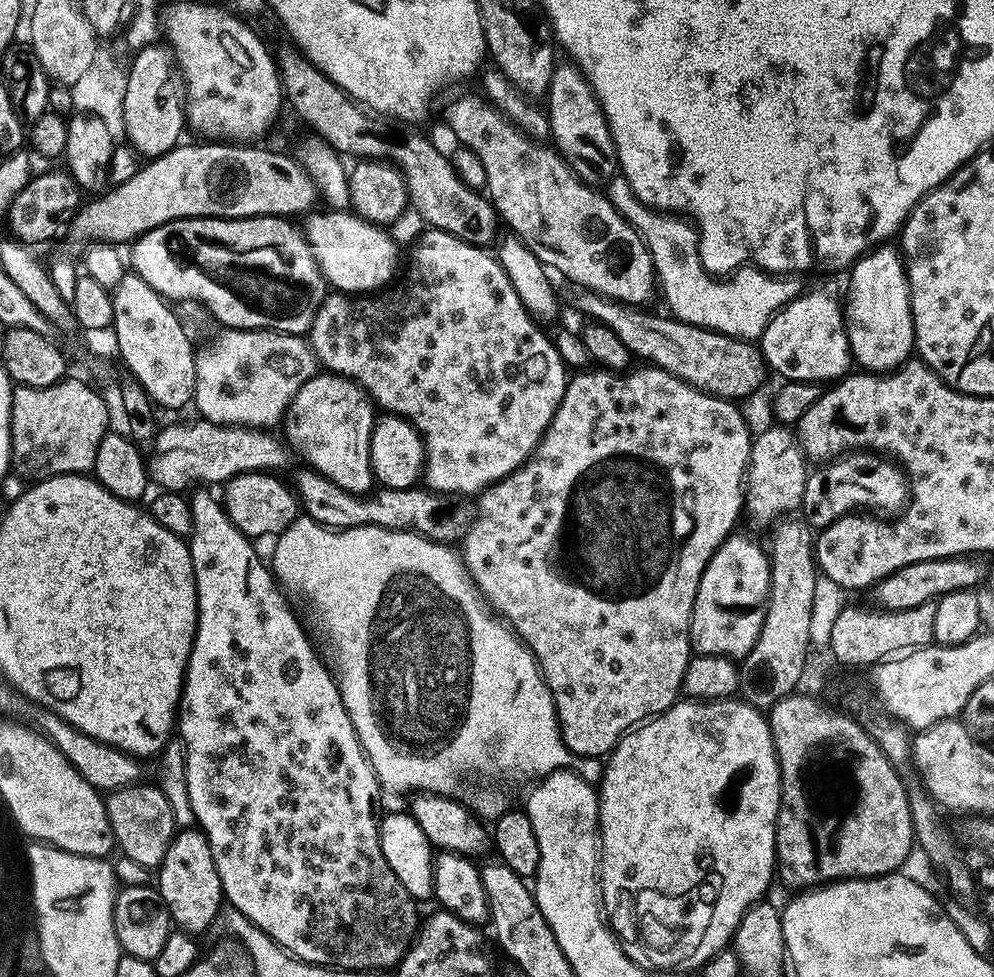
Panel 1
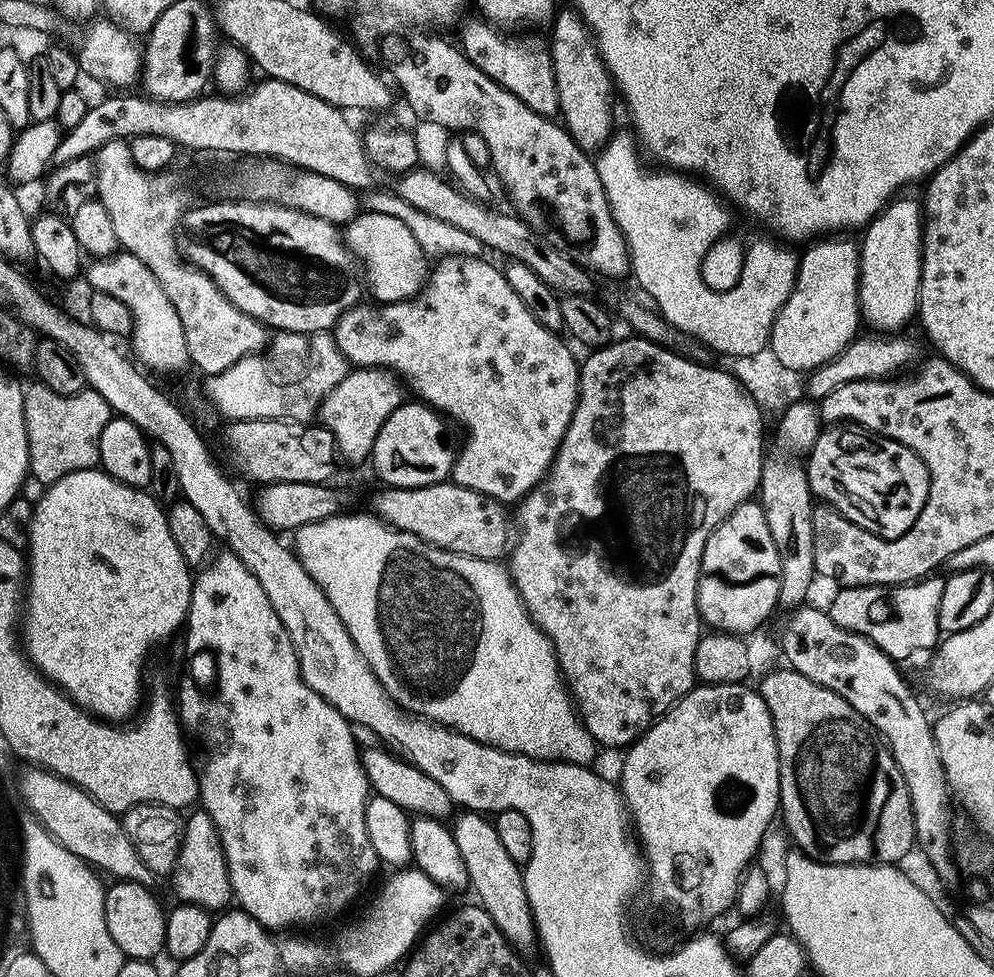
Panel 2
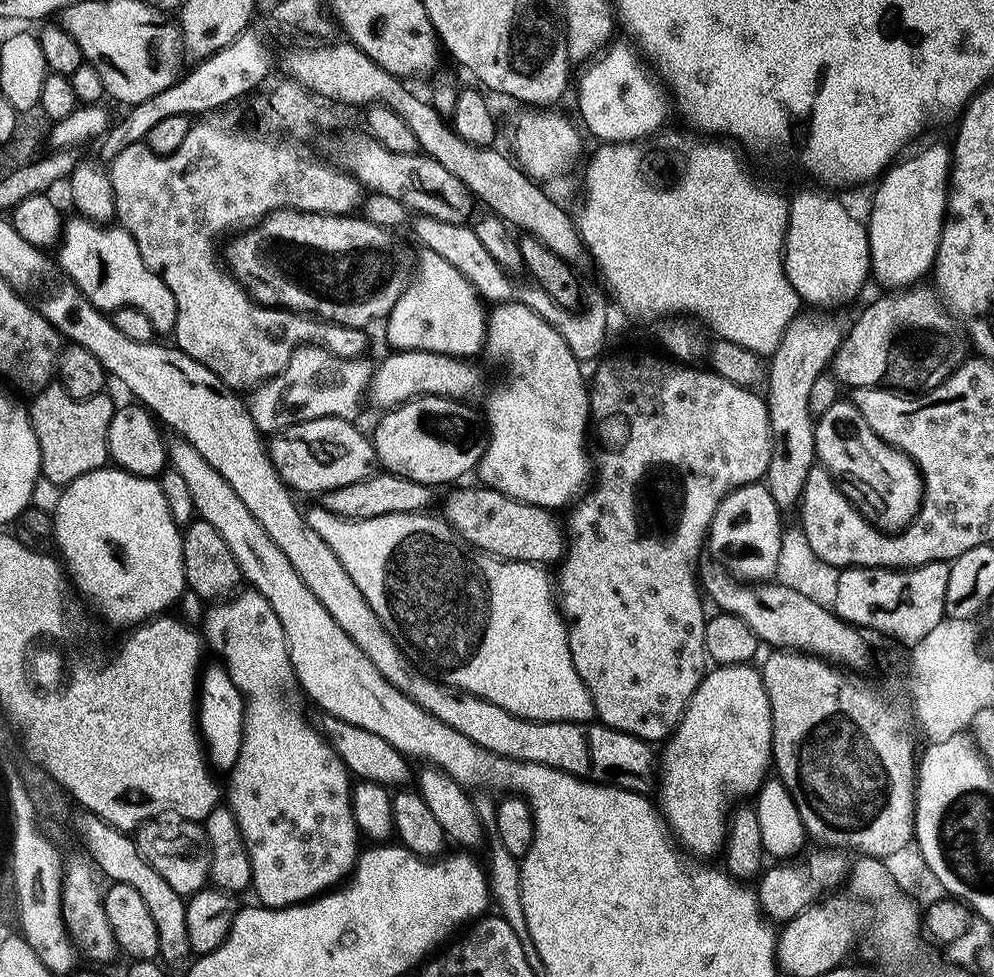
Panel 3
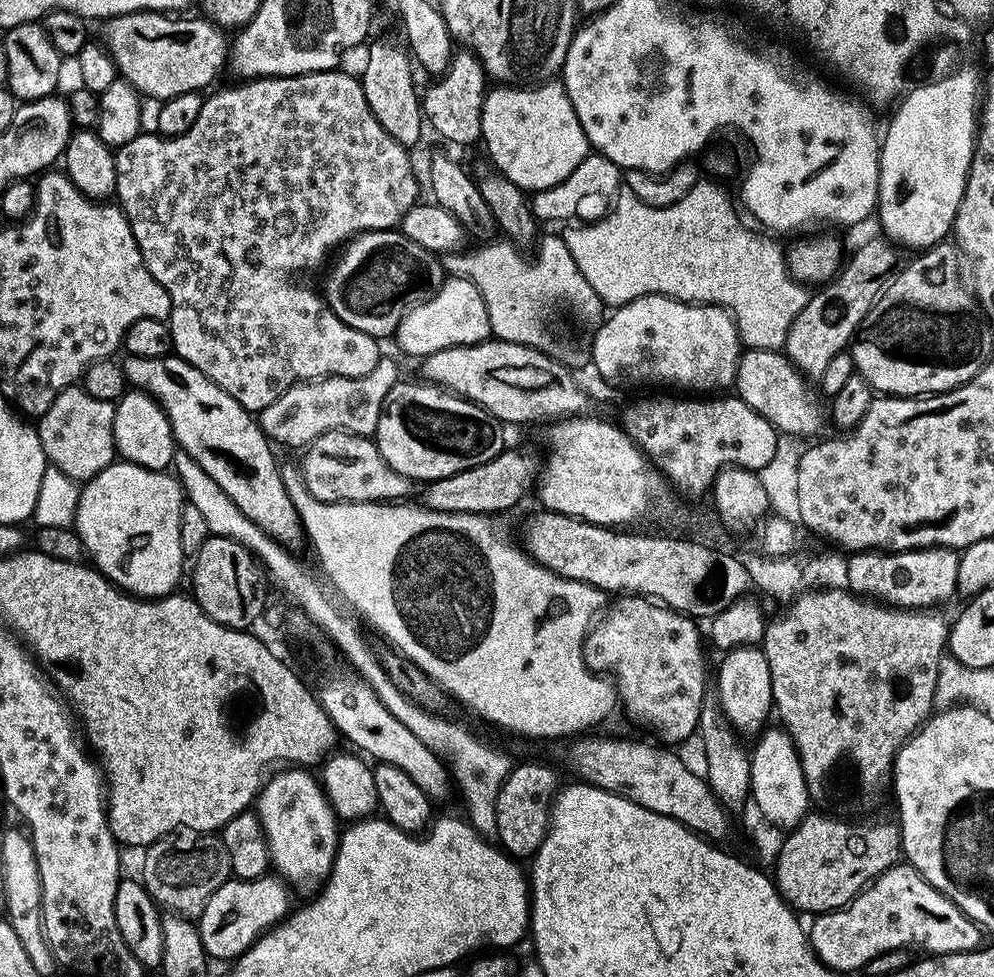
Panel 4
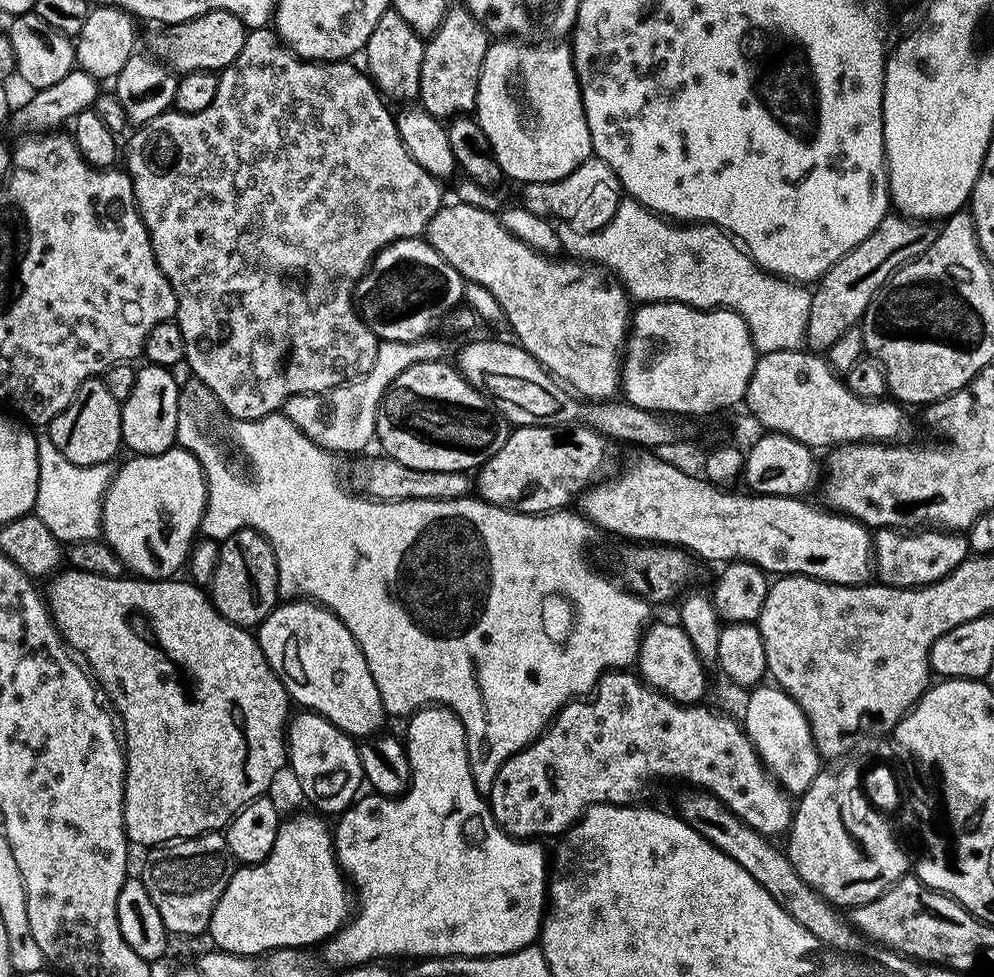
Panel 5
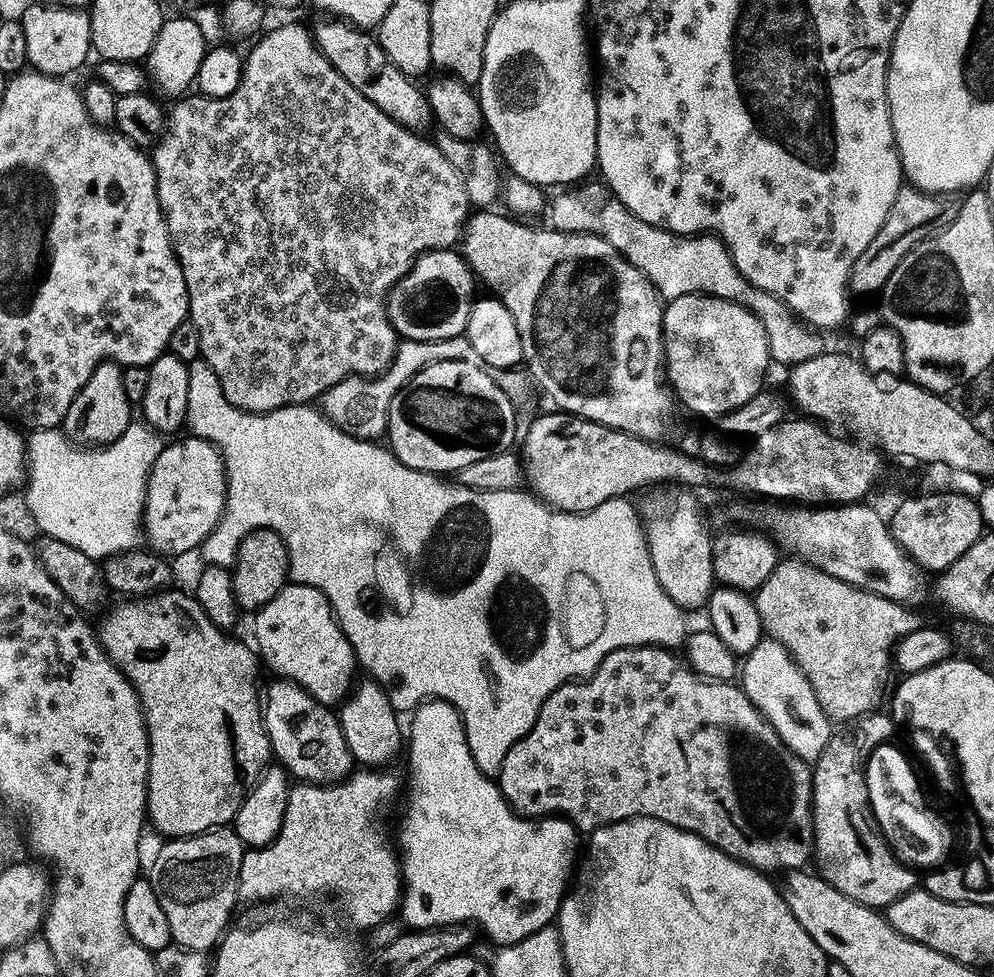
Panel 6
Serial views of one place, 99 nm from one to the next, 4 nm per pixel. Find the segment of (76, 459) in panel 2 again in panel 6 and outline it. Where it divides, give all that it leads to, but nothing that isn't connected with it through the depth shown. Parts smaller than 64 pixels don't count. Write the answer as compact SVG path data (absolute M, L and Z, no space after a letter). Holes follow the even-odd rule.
M105 362L97 366L64 415L62 431L69 440L80 446L107 446L125 432L129 424L133 423L134 406L126 398L123 380L121 365Z

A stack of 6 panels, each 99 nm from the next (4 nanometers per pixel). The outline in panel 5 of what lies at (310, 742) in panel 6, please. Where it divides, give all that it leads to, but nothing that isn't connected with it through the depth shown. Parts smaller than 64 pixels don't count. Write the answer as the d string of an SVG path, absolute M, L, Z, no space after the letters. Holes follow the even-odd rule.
M300 710L289 719L286 729L286 760L306 795L312 796L321 813L339 814L355 804L365 787L357 741L334 726L325 716Z

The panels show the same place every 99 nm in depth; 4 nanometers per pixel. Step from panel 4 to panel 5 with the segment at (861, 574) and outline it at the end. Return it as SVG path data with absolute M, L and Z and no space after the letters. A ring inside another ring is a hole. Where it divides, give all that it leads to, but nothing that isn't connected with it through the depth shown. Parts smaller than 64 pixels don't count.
M880 530L874 536L874 568L879 579L894 588L922 588L950 575L970 555L967 535L956 530Z

